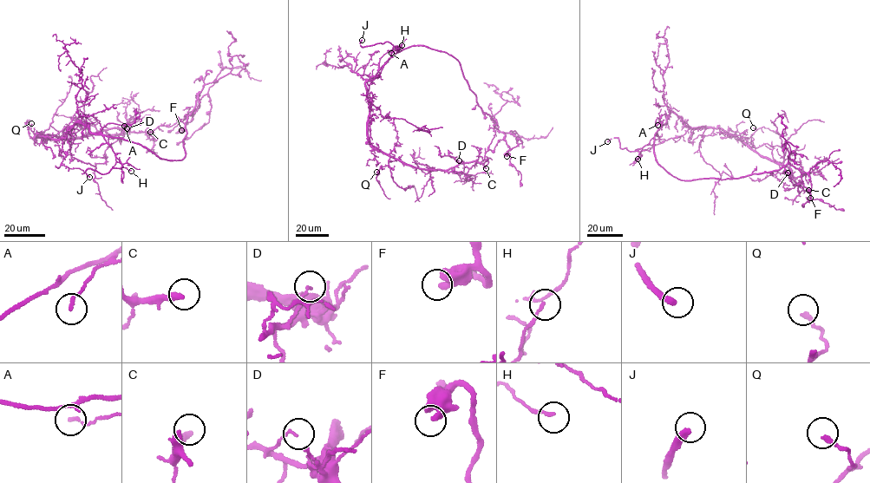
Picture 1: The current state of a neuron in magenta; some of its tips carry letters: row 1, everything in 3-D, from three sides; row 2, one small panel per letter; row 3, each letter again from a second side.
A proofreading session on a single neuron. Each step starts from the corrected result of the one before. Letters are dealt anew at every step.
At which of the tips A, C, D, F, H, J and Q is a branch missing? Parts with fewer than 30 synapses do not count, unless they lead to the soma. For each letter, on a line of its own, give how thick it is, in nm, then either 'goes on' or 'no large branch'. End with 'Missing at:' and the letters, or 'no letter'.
A: 160 nm | no large branch
C: 260 nm | goes on
D: 110 nm | no large branch
F: 400 nm | no large branch
H: 130 nm | no large branch
J: 320 nm | goes on
Q: 200 nm | no large branch
Missing at: C, J

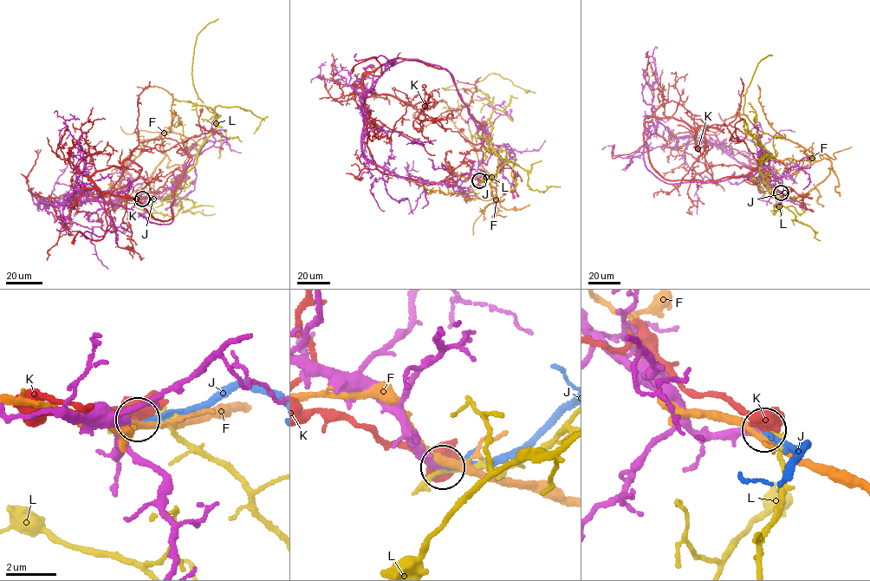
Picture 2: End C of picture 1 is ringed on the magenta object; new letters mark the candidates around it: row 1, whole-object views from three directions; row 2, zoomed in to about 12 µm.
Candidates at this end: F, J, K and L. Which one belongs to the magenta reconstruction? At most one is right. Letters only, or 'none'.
J

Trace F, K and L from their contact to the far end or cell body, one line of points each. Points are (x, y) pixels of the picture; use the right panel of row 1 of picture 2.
F: (781, 192), (793, 198), (805, 194), (827, 175), (831, 160), (786, 139), (769, 124), (757, 84)
K: (781, 192), (756, 180), (762, 170), (665, 179), (644, 142), (648, 117), (705, 127), (688, 212)
L: (781, 192), (774, 214), (778, 201), (759, 171), (761, 146), (743, 114), (756, 68), (772, 55)

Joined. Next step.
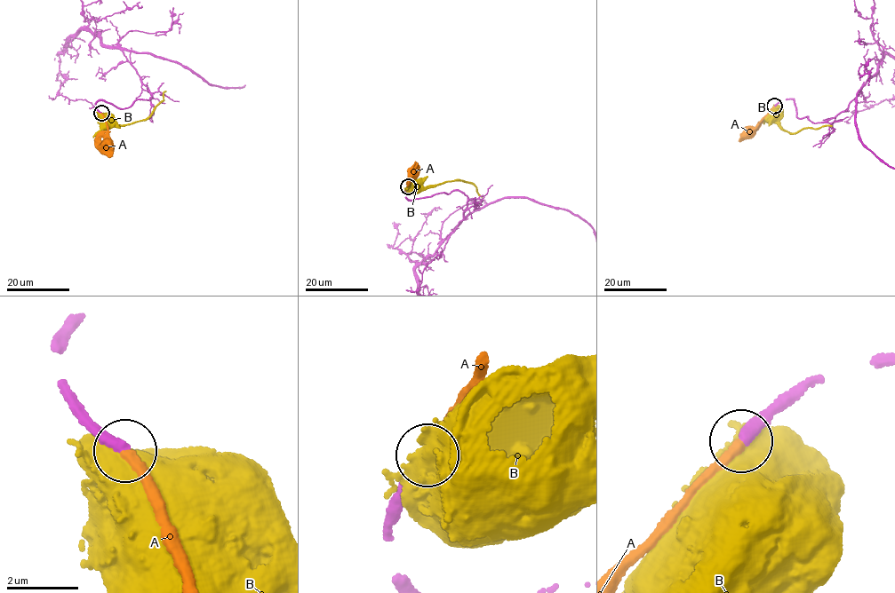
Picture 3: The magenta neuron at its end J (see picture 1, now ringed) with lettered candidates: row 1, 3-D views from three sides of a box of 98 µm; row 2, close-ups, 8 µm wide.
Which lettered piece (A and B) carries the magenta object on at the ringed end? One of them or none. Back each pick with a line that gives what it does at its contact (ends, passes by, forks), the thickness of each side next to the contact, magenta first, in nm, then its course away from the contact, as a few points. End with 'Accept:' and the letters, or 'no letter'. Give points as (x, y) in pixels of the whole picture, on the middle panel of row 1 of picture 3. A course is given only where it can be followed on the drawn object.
A: it ends; calibres 360 and 260 nm; course (408, 186), (414, 178), (411, 174), (412, 172)
Accept: A

